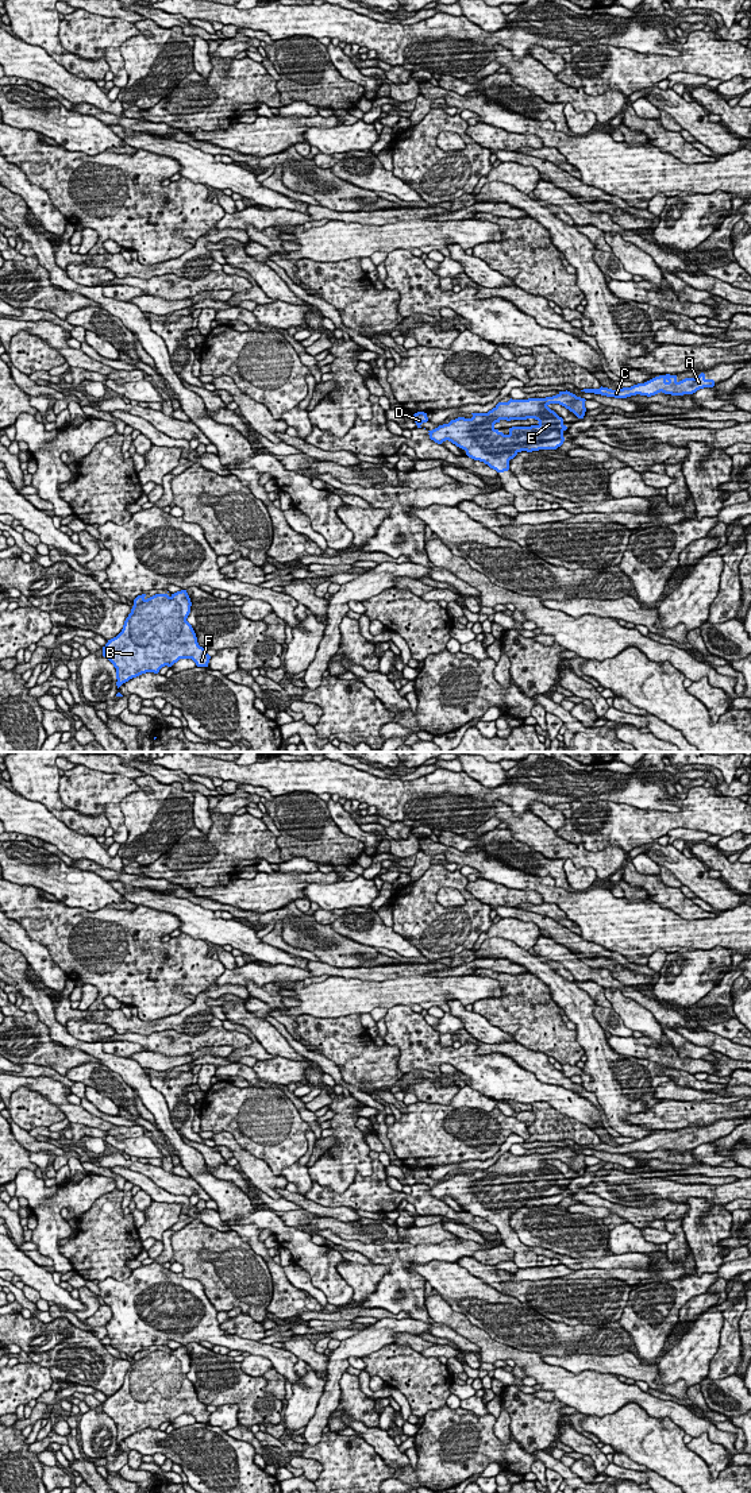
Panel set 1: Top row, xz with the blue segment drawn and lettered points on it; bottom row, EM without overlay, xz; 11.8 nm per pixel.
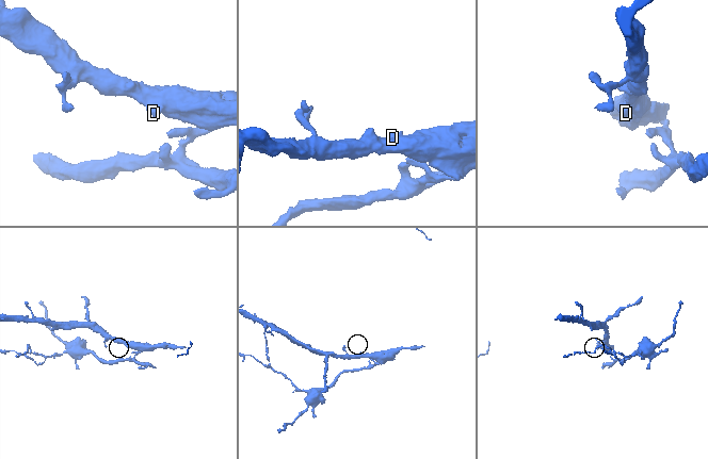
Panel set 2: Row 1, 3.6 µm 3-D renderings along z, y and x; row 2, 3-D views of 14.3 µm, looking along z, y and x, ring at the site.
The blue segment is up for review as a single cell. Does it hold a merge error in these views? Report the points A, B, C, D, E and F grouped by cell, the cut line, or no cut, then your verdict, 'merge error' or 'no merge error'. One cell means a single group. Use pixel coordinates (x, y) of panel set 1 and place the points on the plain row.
A C D E / B F; cut in xz along (562, 1192), (554, 1196), (530, 1199), (523, 1206); merge error

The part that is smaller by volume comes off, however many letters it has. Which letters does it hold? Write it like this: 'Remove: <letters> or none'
Remove: B, F

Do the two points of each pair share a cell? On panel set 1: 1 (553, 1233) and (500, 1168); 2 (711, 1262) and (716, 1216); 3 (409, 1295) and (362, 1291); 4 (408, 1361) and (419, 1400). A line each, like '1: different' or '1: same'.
1: different
2: same
3: different
4: same

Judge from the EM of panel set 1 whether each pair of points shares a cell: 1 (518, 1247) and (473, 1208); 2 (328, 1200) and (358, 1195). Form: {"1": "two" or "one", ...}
{"1": "one", "2": "one"}

